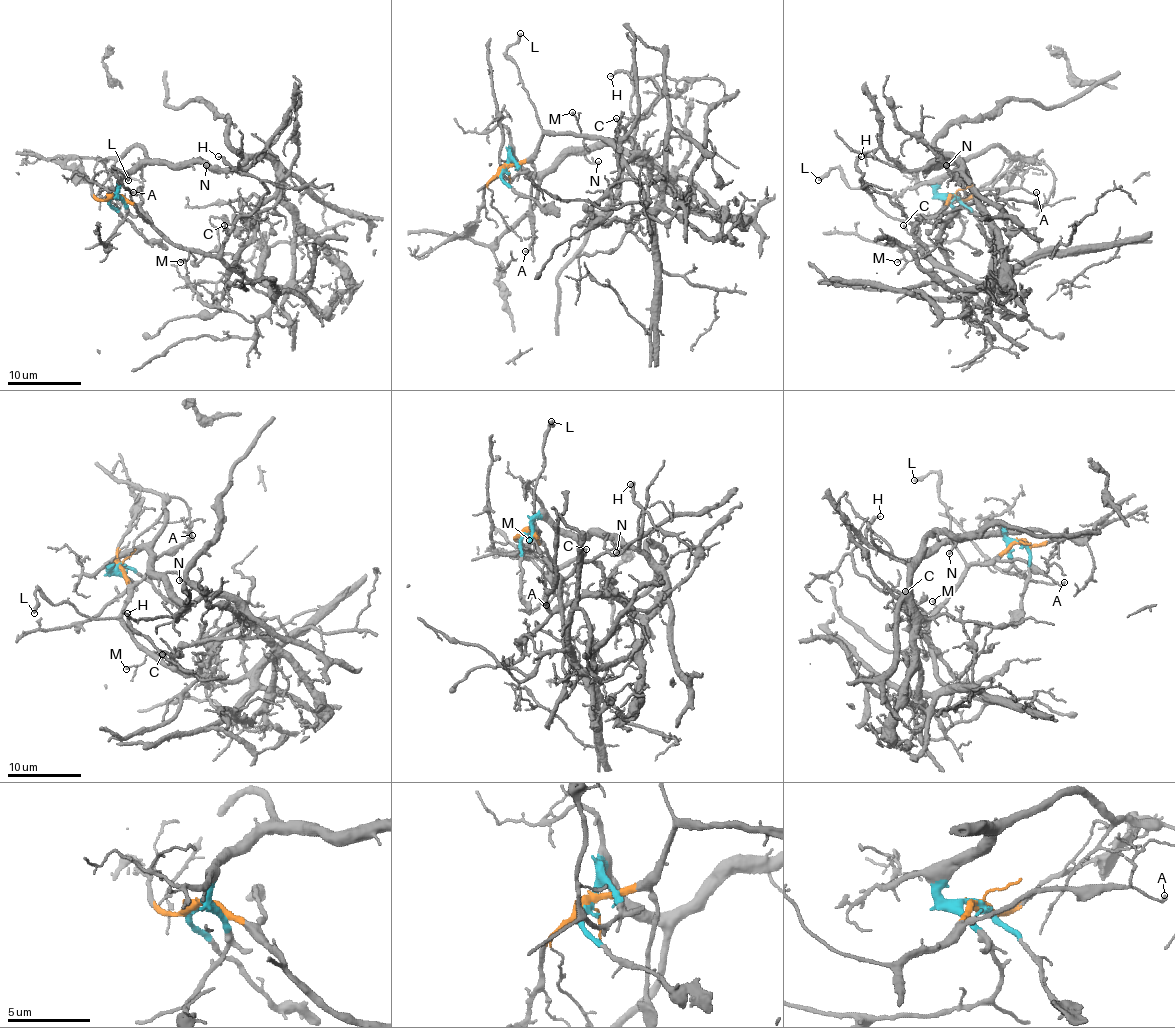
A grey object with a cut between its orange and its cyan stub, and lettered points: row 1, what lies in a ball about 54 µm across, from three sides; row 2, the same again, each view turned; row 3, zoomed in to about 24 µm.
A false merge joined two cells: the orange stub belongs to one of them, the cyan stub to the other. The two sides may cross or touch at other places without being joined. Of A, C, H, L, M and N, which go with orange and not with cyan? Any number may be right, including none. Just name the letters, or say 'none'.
A, C, H, L, M

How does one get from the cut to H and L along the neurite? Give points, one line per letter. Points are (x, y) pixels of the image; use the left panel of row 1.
H: (112, 197), (123, 195), (177, 245), (219, 254), (232, 224), (241, 215), (254, 211), (267, 189), (217, 156)
L: (112, 197), (123, 195), (149, 222), (142, 217), (114, 167), (129, 180)

